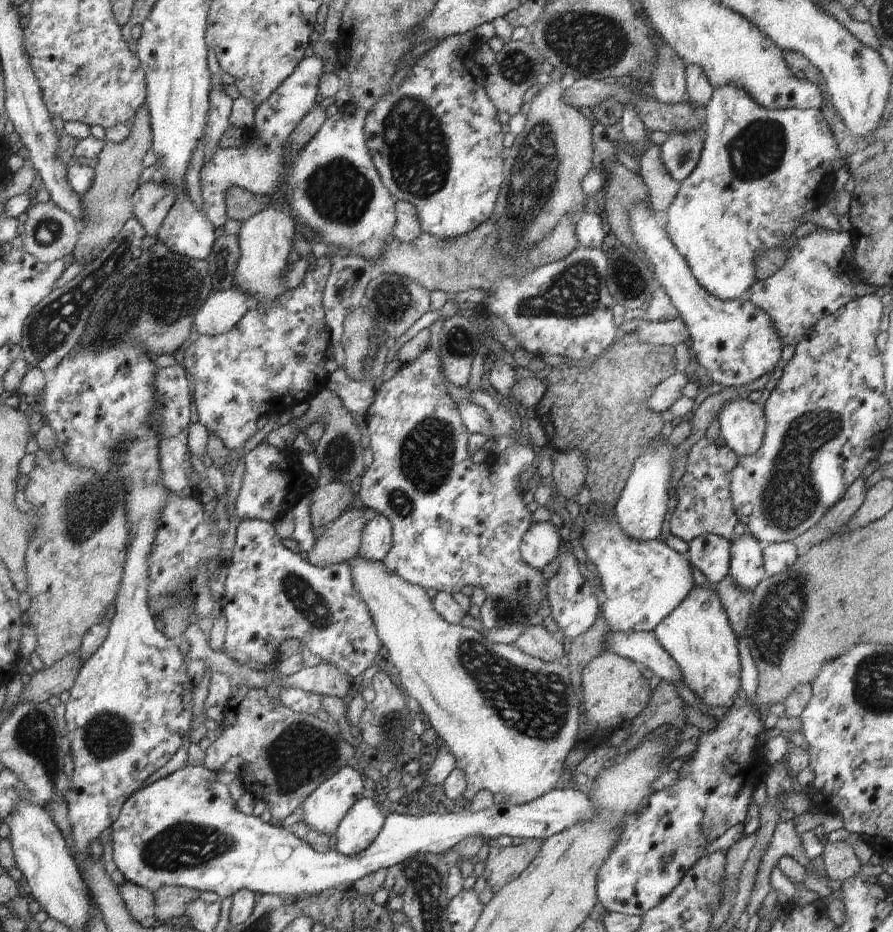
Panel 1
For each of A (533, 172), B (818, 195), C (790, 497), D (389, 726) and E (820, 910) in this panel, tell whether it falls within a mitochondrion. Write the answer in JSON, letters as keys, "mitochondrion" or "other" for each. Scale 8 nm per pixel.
{"A":"mitochondrion","B":"other","C":"mitochondrion","D":"mitochondrion","E":"other"}

